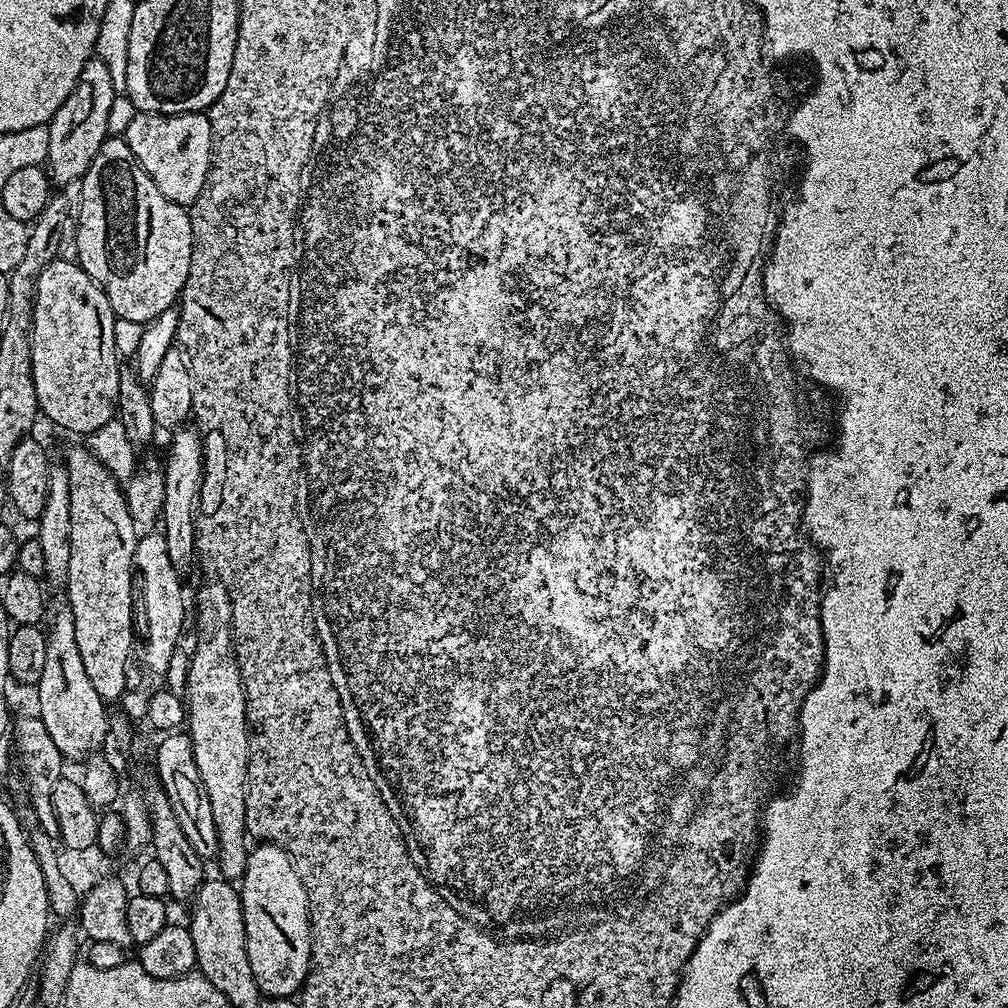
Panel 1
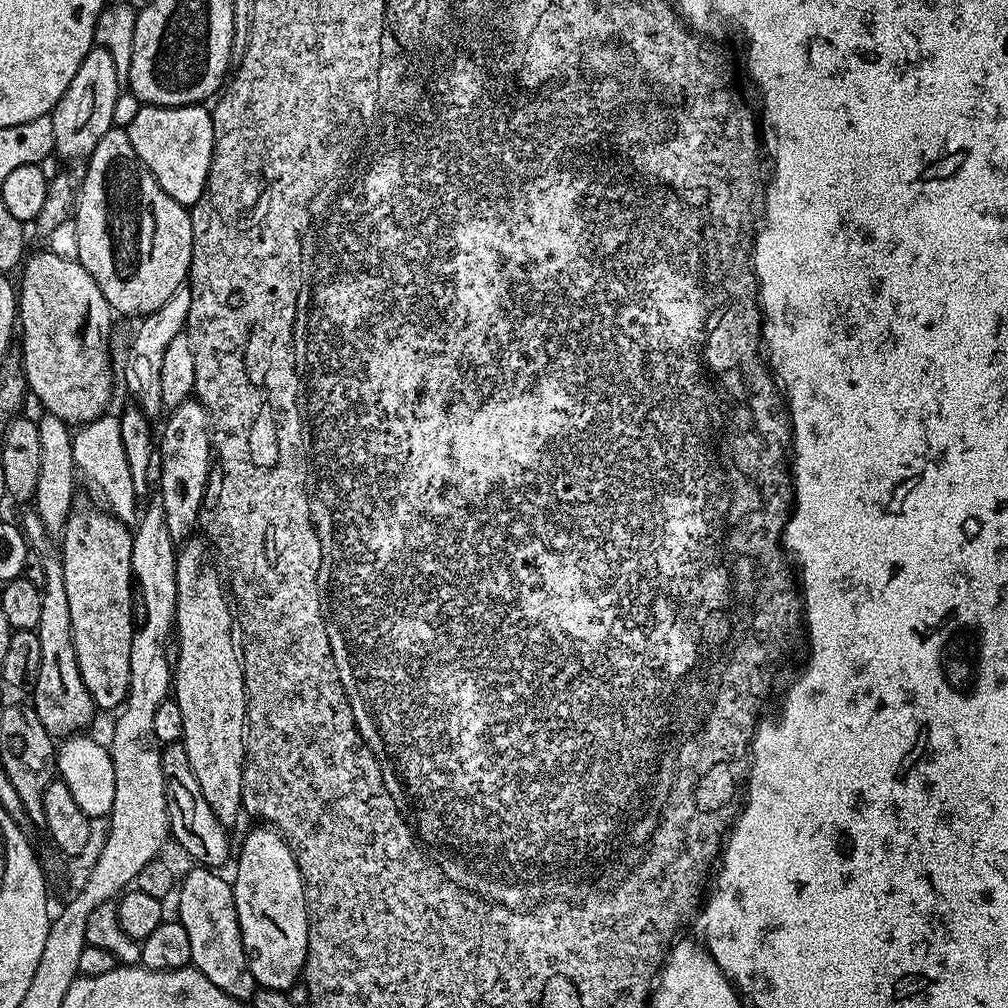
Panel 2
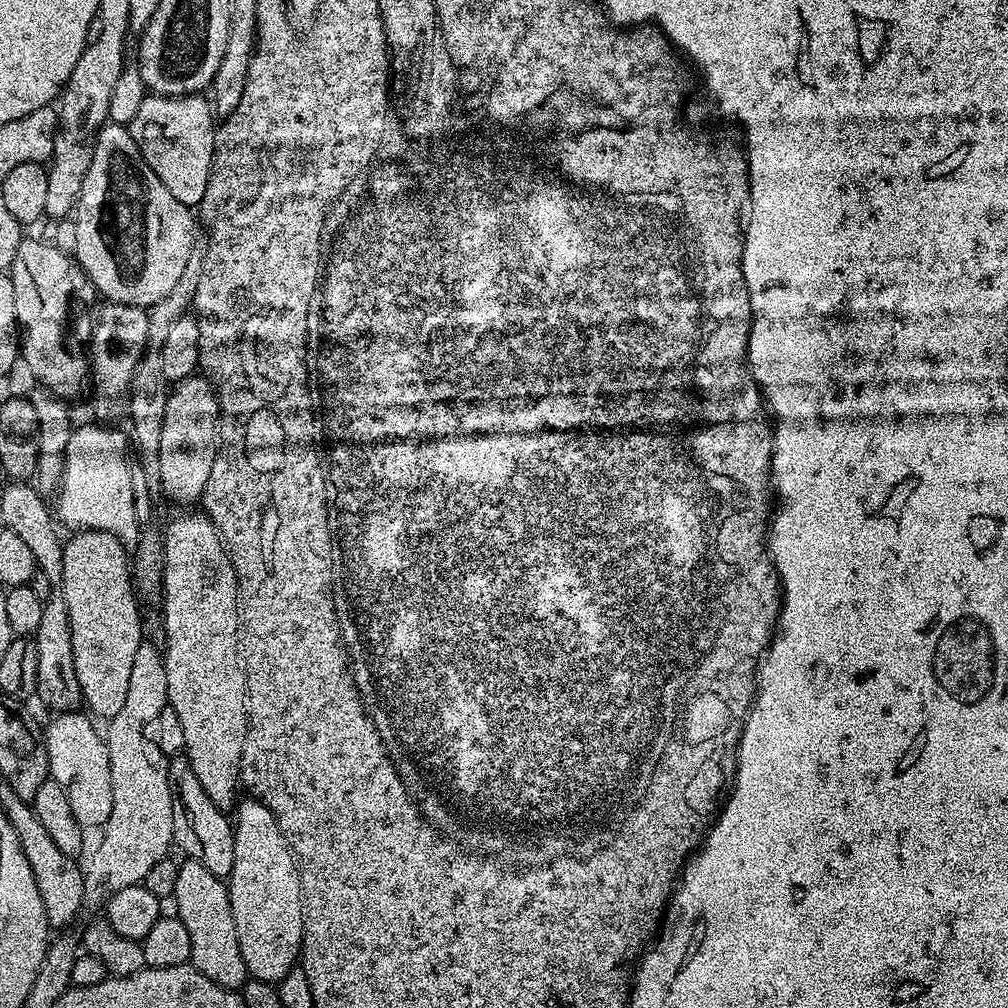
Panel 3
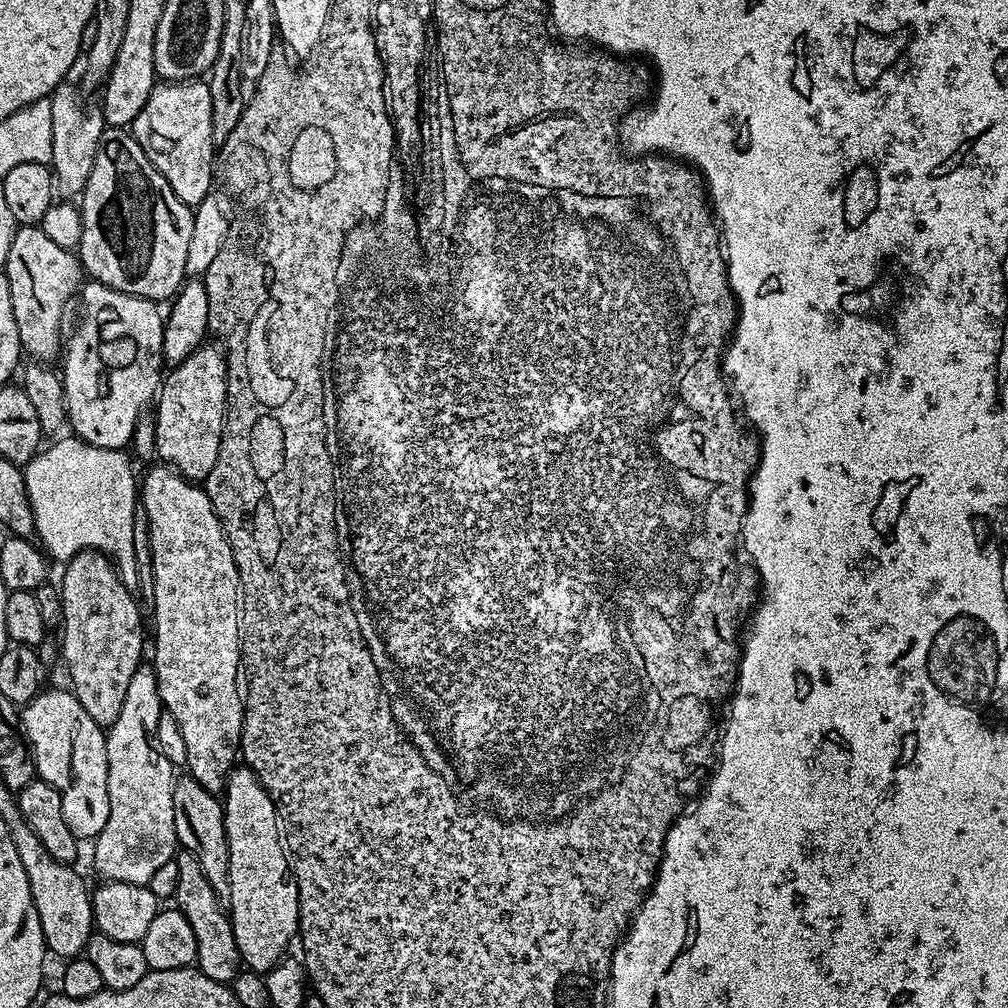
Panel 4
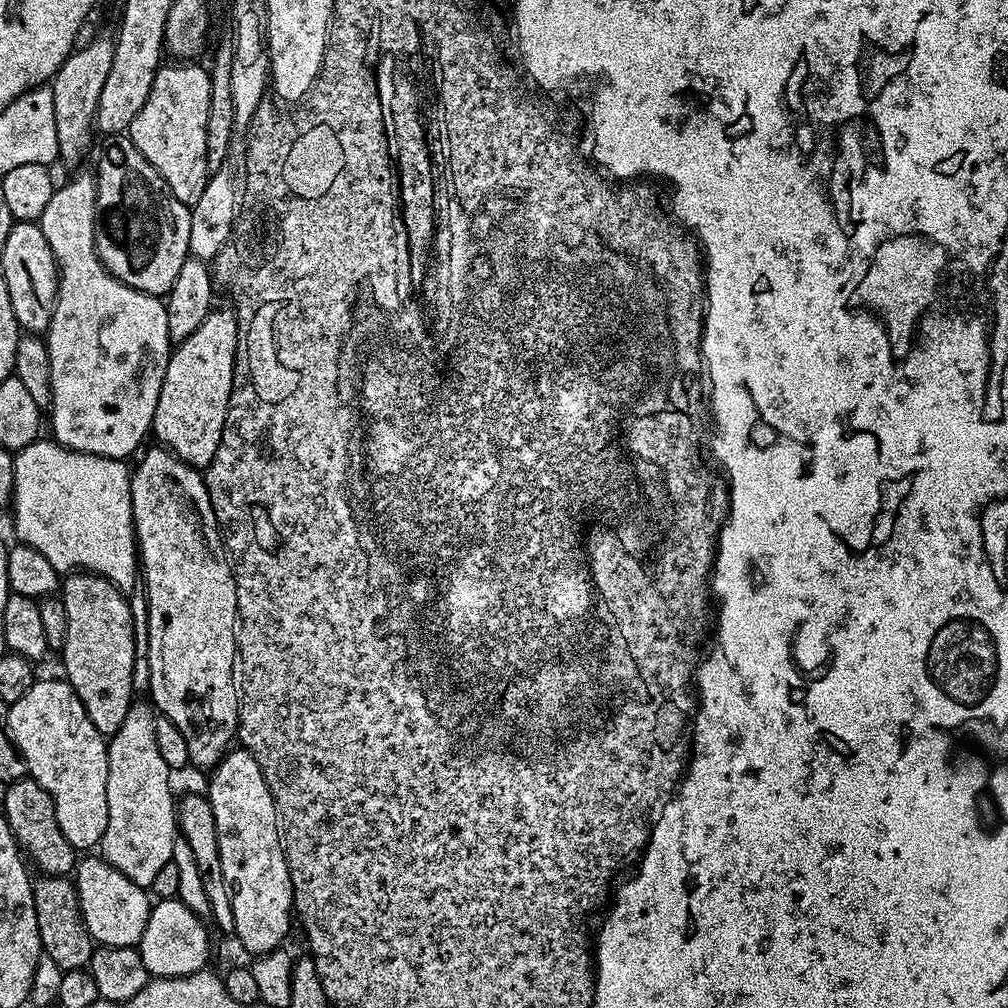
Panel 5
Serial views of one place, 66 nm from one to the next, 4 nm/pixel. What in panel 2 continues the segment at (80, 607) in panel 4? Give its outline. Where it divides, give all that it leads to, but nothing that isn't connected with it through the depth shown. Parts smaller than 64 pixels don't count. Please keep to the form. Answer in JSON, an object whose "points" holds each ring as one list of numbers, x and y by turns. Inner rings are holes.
{"points":[[77,507,73,511,64,527,62,533,64,548,61,547,59,553,62,560,62,574,66,582,66,598,70,602,74,650,78,654,78,670,82,674,82,682,86,682,86,690,90,690,90,698,97,709,116,710,127,700,130,682,130,642,134,631,134,620,132,624,134,581,130,566,132,532,123,521,111,514,105,514,99,507,96,508]]}

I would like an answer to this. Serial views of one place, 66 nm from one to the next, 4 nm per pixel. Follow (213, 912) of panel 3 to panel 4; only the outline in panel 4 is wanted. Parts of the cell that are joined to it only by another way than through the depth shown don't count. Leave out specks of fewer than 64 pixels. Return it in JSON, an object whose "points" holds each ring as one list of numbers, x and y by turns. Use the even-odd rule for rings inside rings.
{"points":[[183,850,177,851,174,859,178,864,178,886,174,897,175,907,190,922,190,930,194,930,196,939,196,963,206,978,214,978,214,982,231,985,232,980,242,971,240,951,234,942,232,917,225,905,214,894,214,886,206,882,206,874,202,874,202,866,194,858,194,854]]}

